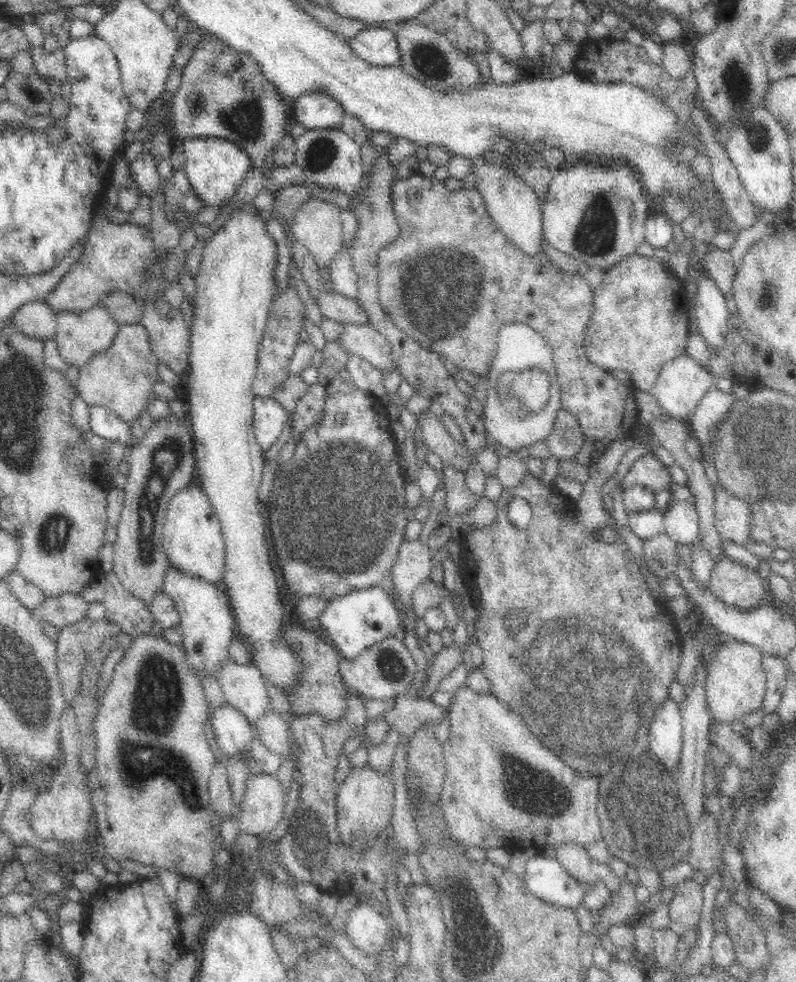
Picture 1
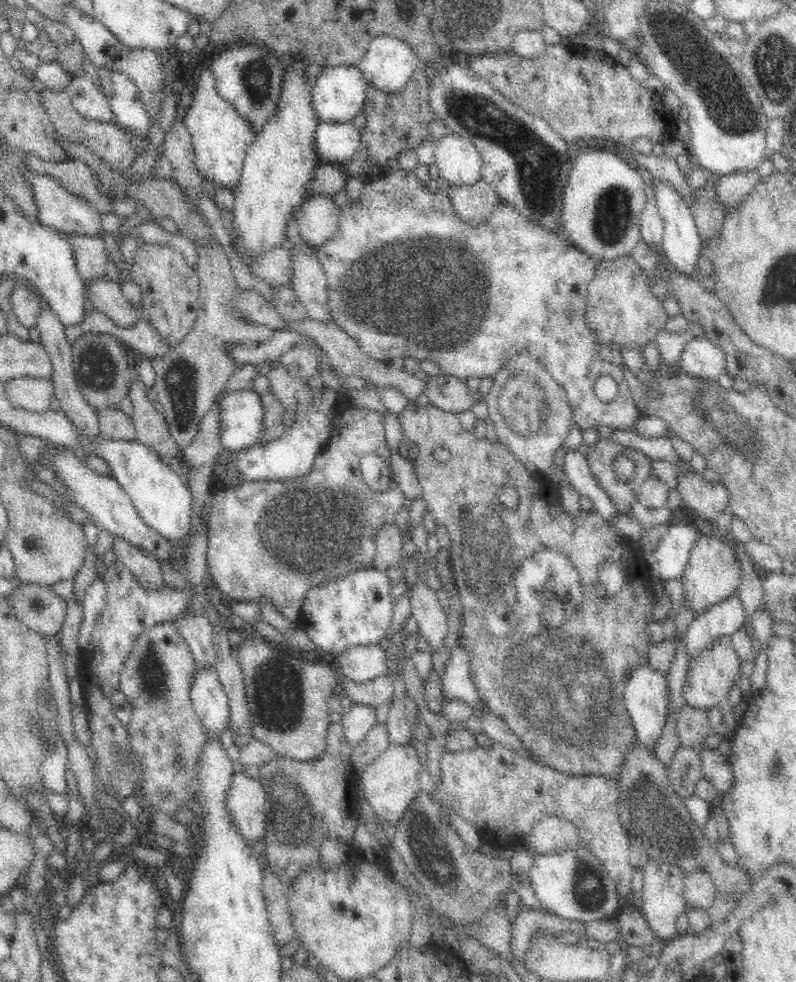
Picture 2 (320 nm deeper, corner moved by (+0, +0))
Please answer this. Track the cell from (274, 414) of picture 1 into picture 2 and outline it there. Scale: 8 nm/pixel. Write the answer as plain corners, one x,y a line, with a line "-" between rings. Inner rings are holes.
249,390
230,392
217,405
220,443
228,452
238,452
259,442
263,428
261,398

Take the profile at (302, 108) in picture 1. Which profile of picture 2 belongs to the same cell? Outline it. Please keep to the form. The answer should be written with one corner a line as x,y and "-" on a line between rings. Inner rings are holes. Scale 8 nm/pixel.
327,65
322,69
313,84
312,102
319,116
324,122
350,122
357,114
361,114
366,100
368,83
359,69
359,65

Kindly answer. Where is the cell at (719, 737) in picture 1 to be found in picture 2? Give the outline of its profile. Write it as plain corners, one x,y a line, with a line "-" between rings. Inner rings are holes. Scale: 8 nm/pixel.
684,705
676,716
676,743
682,747
697,748
708,736
708,717
706,710

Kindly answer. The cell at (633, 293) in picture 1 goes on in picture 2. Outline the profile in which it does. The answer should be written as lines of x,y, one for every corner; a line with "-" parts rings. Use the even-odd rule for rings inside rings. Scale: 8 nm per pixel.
631,255
618,256
598,264
596,276
587,290
585,321
597,332
599,344
616,342
621,351
626,344
644,349
646,342
656,338
656,330
664,327
668,317
662,303
652,293
655,282
648,283
651,277
653,276
648,276

